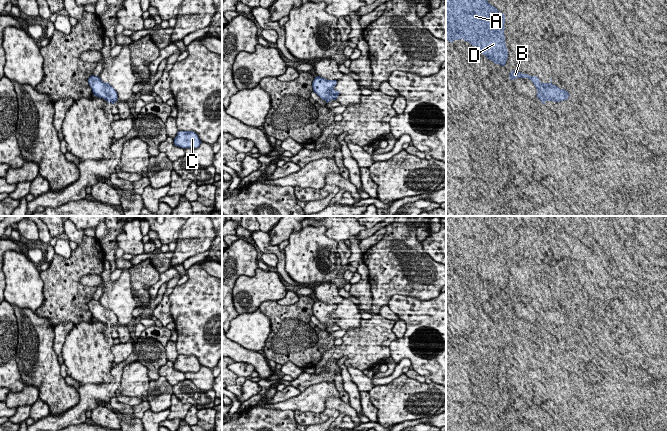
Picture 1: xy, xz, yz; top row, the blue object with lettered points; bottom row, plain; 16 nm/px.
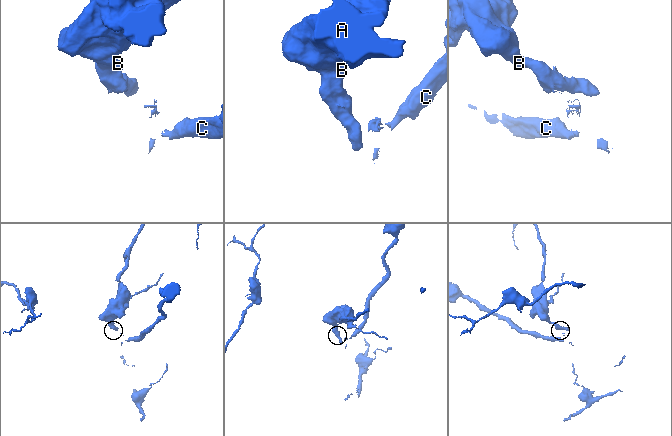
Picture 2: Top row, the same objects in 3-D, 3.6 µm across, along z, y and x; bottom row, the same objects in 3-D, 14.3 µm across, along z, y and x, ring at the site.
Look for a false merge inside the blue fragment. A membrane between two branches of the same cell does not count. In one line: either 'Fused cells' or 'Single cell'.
Fused cells

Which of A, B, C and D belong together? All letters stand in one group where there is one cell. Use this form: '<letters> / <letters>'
A B D / C

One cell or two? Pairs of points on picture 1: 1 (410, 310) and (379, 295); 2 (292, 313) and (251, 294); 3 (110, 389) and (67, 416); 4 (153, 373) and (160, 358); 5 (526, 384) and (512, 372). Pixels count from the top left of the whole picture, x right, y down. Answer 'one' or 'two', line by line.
1: two
2: two
3: one
4: one
5: one

